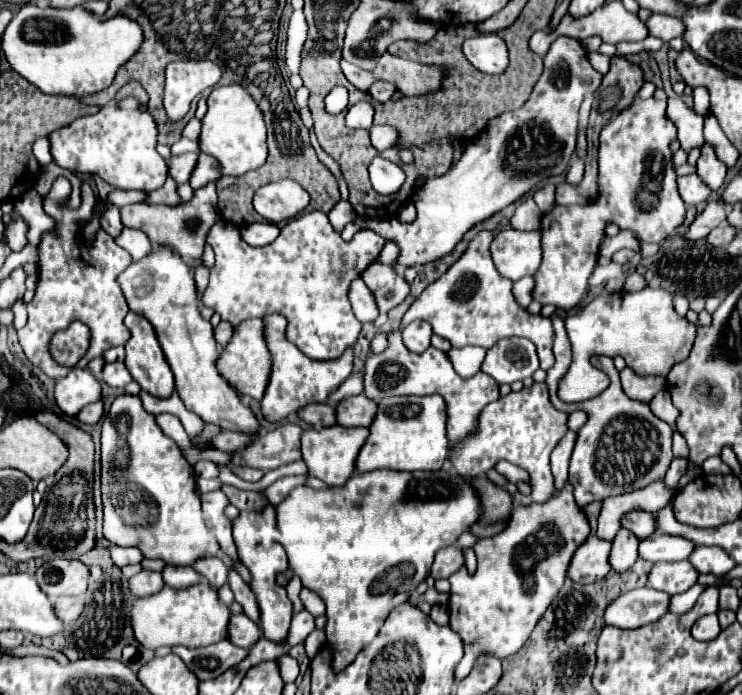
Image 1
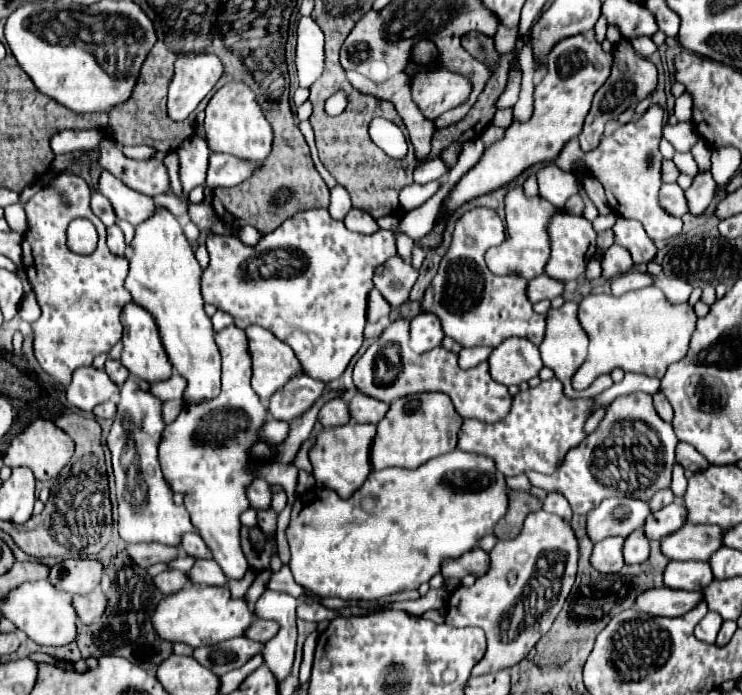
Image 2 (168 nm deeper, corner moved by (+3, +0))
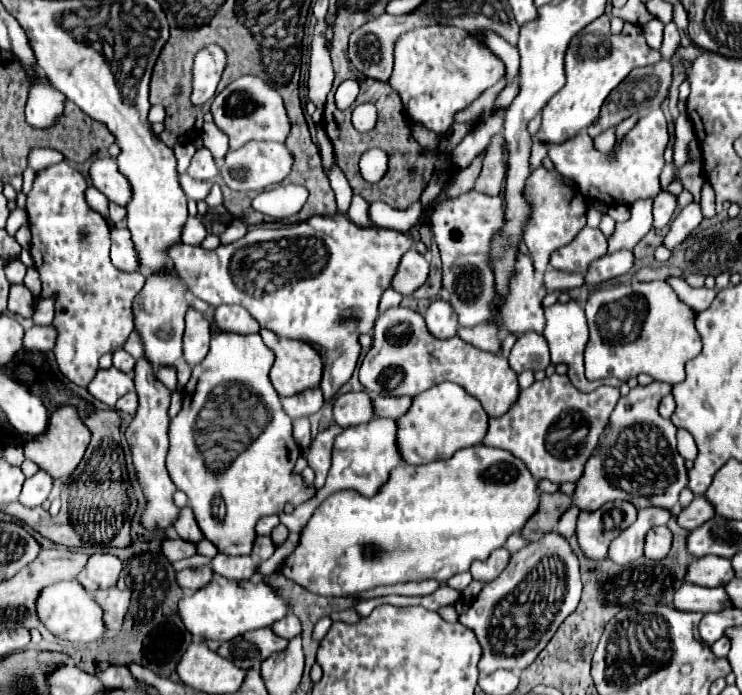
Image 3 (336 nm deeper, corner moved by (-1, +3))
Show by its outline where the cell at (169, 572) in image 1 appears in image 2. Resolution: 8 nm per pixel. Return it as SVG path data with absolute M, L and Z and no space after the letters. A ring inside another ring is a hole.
M198 559L188 573L190 581L202 583L202 585L226 585L228 579L224 577L224 571L220 565L216 565L214 559Z

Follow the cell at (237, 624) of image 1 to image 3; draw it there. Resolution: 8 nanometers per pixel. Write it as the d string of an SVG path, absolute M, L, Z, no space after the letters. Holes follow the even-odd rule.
M286 614L280 622L274 622L272 624L272 632L280 638L294 638L296 634L300 634L300 620L294 616L294 614Z

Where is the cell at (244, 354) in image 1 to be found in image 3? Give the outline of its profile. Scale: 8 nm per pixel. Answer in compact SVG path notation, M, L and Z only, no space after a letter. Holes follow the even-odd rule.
M266 328L260 330L260 336L276 356L270 370L270 382L280 398L298 394L320 384L322 360L312 346L300 340L280 338Z

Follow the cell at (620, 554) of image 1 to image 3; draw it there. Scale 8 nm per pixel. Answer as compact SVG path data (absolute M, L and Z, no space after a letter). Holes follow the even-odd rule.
M654 526L646 534L644 542L644 558L648 560L662 560L672 544L672 534L666 526Z

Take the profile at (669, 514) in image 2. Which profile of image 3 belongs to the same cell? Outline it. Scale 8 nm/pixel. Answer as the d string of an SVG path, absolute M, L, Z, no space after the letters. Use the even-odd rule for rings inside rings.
M694 496L694 500L680 508L680 512L676 514L676 522L678 526L682 526L684 530L692 530L704 522L708 522L708 518L714 516L714 510L710 506L710 502L704 496Z

